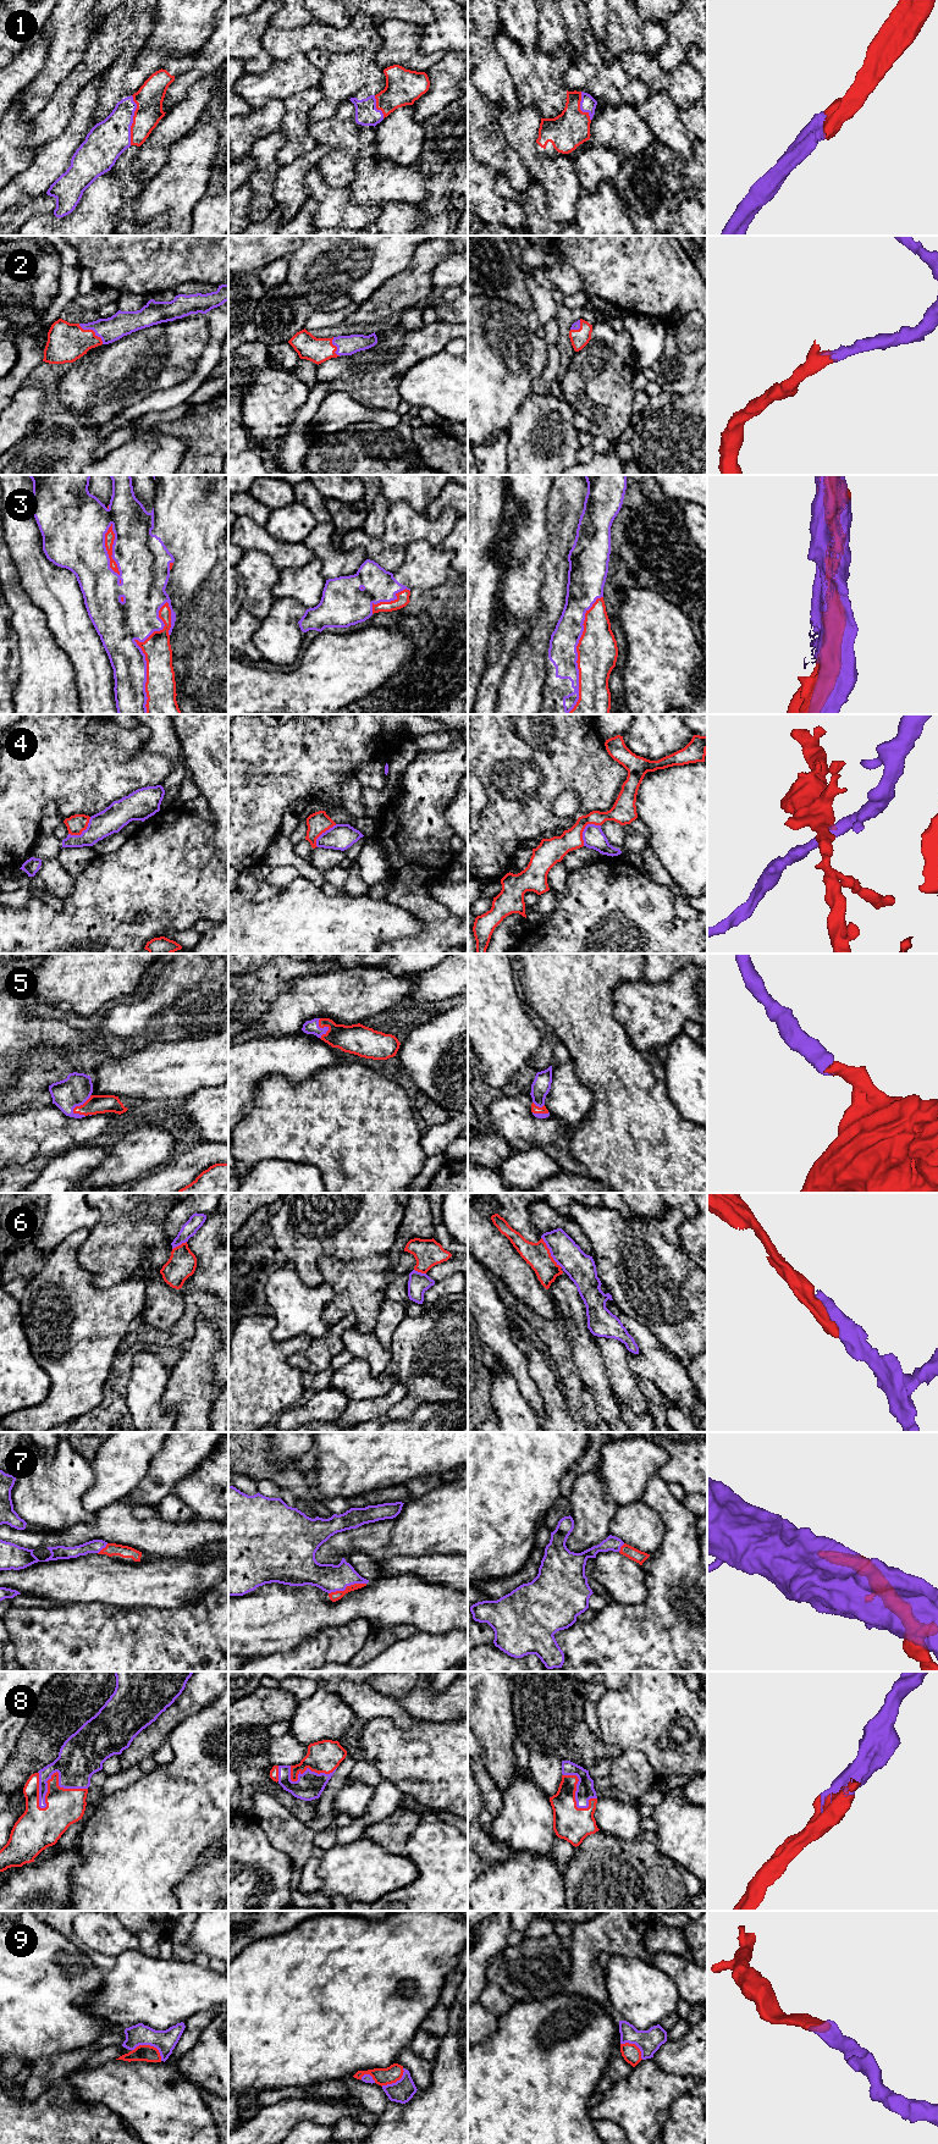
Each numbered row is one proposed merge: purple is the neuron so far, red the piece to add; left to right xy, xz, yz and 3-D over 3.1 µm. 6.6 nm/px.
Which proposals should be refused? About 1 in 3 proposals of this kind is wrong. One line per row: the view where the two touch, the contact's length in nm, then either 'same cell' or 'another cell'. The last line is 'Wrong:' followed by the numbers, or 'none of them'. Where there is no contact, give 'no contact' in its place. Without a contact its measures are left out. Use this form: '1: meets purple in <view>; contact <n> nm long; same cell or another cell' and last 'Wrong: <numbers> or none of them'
1: meets purple in xy; contact 320 nm long; same cell
2: meets purple in xy; contact 220 nm long; same cell
3: meets purple in xy; contact 750 nm long; another cell
4: meets purple in yz; contact 180 nm long; another cell
5: meets purple in xy; contact 180 nm long; same cell
6: meets purple in yz; contact 240 nm long; same cell
7: meets purple in xz; contact 260 nm long; same cell
8: meets purple in xy; contact 340 nm long; same cell
9: meets purple in xy; contact 220 nm long; same cell
Wrong: 3, 4

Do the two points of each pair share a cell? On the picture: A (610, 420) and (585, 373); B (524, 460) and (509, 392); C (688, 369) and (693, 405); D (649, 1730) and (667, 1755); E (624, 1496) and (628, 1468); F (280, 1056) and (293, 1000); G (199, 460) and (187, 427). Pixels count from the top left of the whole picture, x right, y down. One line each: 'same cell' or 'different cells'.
A: same cell
B: different cells
C: different cells
D: same cell
E: same cell
F: different cells
G: same cell

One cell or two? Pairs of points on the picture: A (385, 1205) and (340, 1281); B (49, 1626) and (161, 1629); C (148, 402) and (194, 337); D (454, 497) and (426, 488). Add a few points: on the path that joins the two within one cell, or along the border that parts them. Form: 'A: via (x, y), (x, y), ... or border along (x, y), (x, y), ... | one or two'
A: border along (381, 1253), (374, 1256), (351, 1259), (325, 1256) | two
B: via (77, 1629), (133, 1629) | one
C: border along (183, 380), (170, 387), (153, 391), (131, 404) | two
D: border along (443, 487), (424, 513) | two

